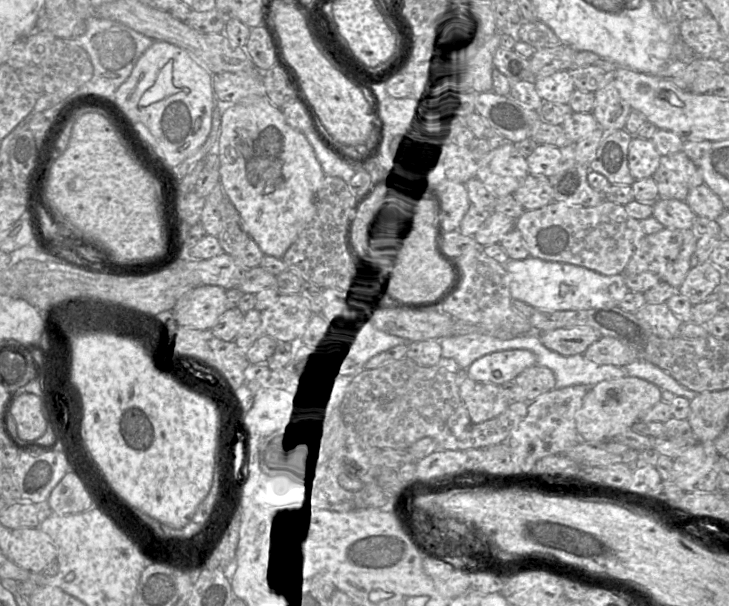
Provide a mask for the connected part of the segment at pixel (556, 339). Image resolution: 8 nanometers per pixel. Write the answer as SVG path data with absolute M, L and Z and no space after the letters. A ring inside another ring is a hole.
M587 325L536 333L545 347L565 356L584 354L587 348L601 337L594 328Z

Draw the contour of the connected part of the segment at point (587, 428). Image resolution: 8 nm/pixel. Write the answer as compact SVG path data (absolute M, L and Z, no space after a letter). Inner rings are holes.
M628 375L599 382L589 388L576 413L576 430L580 440L601 443L614 439L626 429L630 429L643 413L662 401L661 393L662 390L655 384Z

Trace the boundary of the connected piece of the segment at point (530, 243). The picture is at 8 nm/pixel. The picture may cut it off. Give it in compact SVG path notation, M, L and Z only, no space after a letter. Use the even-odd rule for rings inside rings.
M609 200L595 207L578 207L553 201L538 209L525 210L515 221L515 229L521 234L530 256L586 267L602 275L624 274L628 262L646 235L640 220L629 216L625 206Z

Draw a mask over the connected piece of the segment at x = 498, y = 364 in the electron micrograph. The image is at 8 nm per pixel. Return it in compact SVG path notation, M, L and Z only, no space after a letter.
M509 349L478 358L466 369L466 373L473 380L501 385L536 363L536 356L530 350Z

